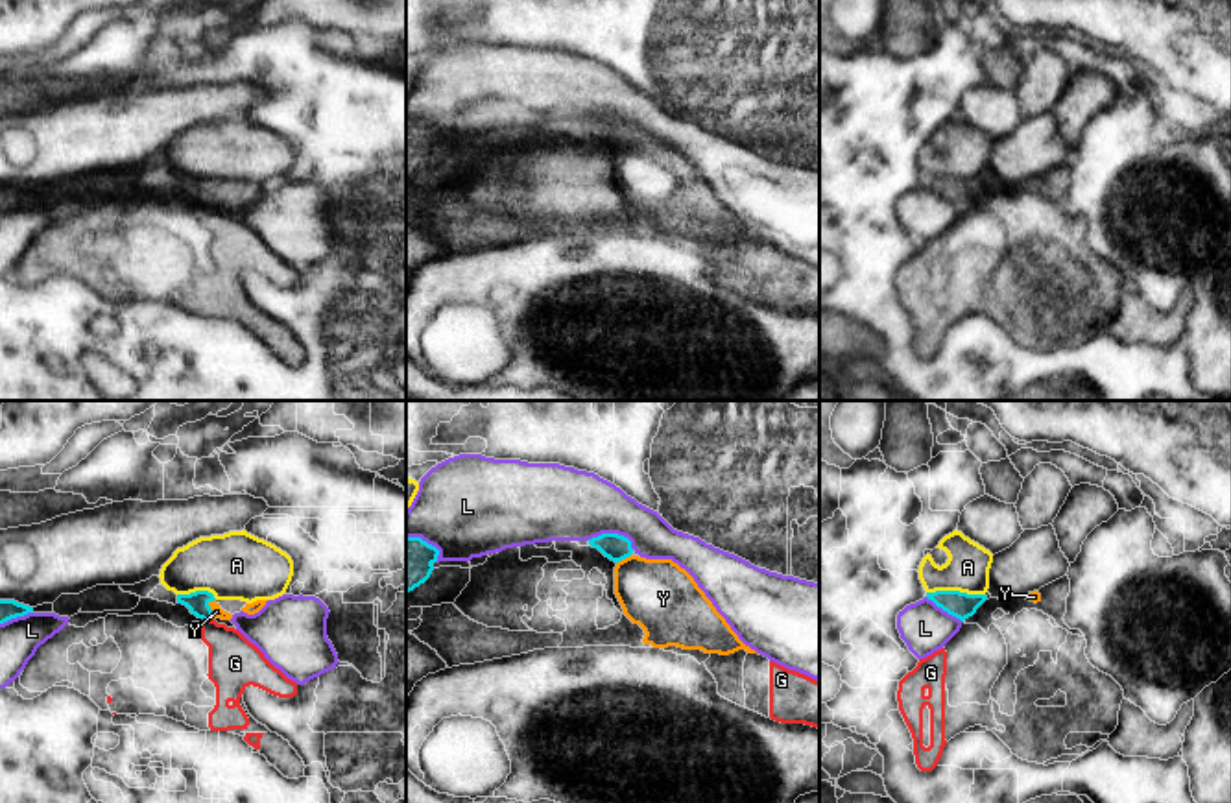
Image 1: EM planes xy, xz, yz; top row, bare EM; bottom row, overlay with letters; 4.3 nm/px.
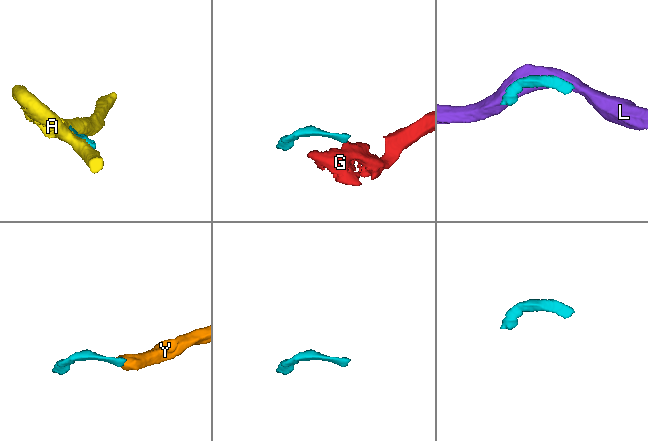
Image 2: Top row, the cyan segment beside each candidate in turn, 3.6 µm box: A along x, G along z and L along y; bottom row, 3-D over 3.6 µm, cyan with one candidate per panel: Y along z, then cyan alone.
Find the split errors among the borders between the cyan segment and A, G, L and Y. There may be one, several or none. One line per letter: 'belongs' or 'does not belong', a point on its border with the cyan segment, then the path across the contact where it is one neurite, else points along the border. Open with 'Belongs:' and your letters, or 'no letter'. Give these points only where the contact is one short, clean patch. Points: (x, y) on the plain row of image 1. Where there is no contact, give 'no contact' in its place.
Belongs: Y
A: does not belong; contact yz (956, 178)
G: does not belong; contact xy (207, 205); border xy (213, 203), (203, 207)
L: does not belong; contact xz (613, 120)
Y: belongs; contact xy (209, 194); way xy (198, 189), (209, 194), (216, 198)

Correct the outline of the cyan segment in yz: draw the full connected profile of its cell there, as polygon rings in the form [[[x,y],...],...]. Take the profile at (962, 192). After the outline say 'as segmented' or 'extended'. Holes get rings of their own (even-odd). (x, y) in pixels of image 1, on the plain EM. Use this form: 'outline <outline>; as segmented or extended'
outline [[[960,177],[926,179],[926,185],[962,209],[973,203],[976,196],[987,186],[986,181],[967,181]]]; as segmented

